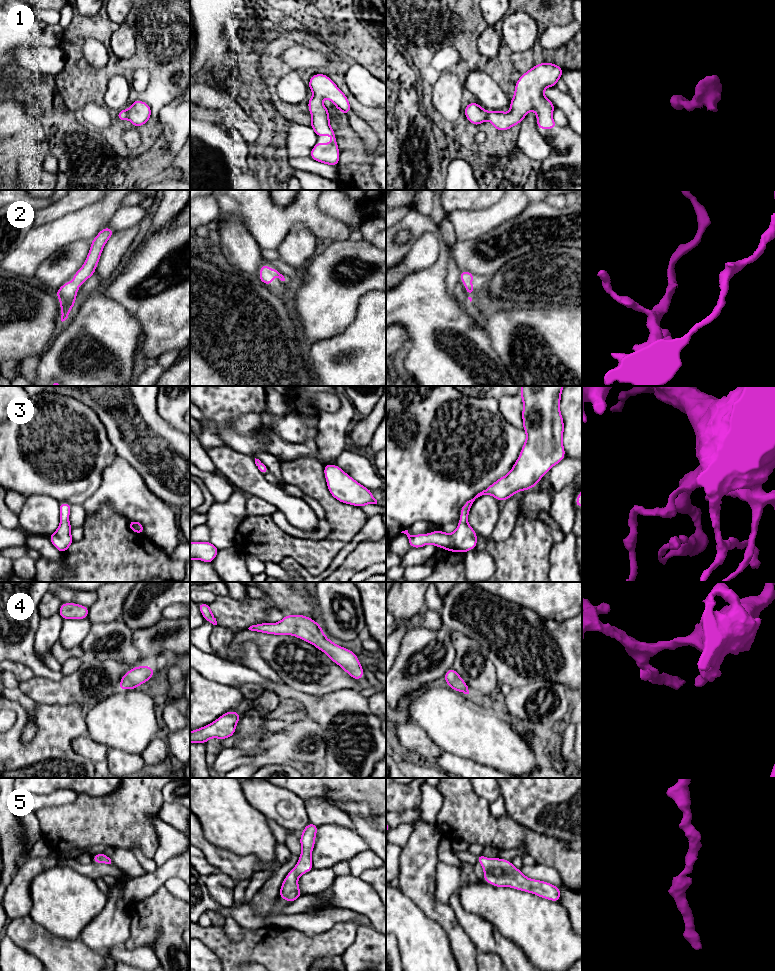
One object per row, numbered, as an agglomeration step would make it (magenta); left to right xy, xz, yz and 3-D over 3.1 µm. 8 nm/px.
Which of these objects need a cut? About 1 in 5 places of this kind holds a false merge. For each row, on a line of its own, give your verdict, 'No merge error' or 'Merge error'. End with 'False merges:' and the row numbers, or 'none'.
1: No merge error
2: No merge error
3: No merge error
4: No merge error
5: No merge error
False merges: none

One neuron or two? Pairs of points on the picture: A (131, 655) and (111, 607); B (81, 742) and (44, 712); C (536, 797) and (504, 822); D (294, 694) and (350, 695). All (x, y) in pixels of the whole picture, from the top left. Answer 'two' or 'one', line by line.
A: two
B: two
C: two
D: one

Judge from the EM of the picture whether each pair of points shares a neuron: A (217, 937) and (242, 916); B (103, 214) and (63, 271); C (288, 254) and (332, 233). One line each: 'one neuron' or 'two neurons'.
A: two neurons
B: two neurons
C: two neurons

